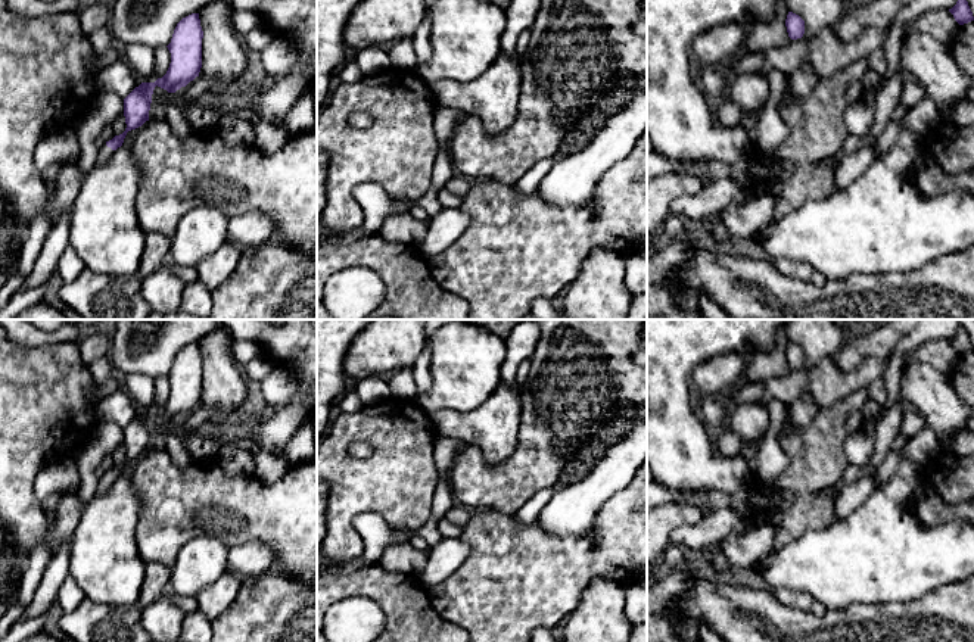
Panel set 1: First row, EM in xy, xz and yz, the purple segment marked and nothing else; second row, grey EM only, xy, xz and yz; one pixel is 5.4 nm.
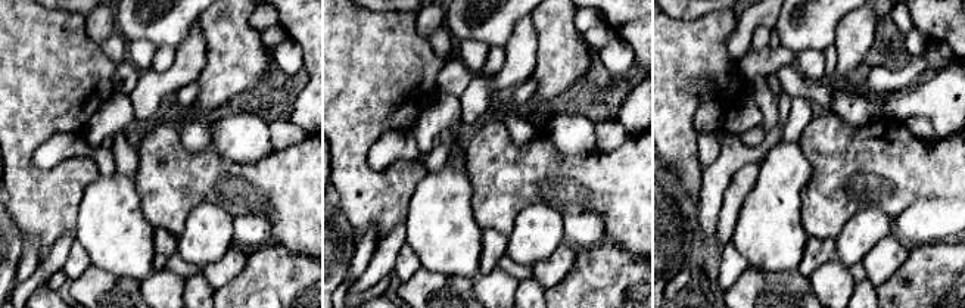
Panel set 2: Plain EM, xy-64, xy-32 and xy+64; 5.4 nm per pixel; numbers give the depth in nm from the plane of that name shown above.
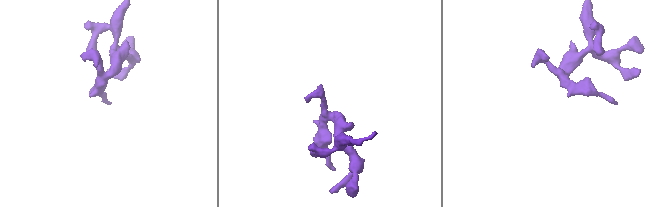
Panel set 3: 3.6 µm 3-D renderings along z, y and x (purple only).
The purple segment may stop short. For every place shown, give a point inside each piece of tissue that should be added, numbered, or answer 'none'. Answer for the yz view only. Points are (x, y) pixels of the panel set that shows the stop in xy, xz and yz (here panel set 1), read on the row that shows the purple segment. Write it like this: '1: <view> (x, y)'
none

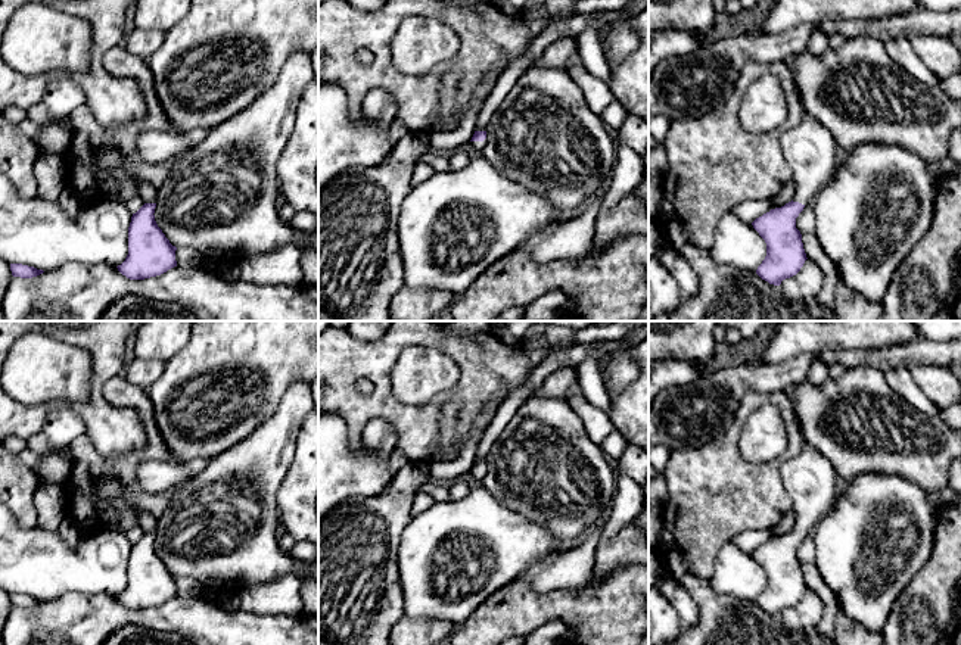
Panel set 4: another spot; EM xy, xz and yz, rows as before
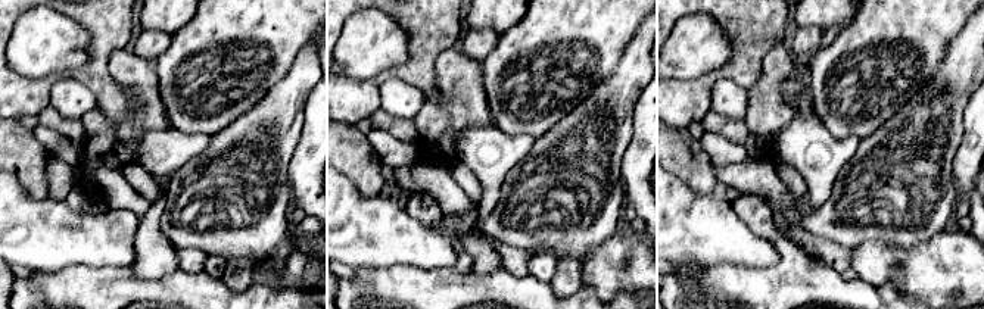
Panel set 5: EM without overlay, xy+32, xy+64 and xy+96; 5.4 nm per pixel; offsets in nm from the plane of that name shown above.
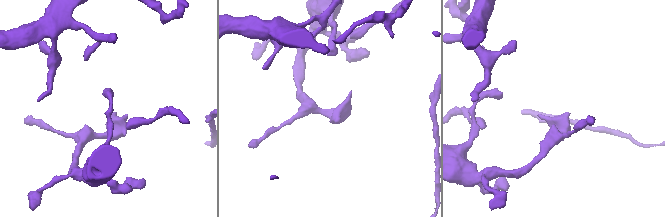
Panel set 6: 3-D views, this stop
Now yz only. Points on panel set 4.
1: yz (809, 149)

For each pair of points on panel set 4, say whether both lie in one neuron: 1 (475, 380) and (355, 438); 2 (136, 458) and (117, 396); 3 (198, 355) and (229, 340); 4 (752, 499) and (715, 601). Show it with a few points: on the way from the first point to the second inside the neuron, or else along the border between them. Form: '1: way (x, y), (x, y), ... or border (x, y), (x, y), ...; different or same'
1: way (442, 398), (426, 414), (376, 411); same
2: way (152, 443), (148, 416), (136, 402); same
3: way (205, 355), (214, 355), (221, 348); same
4: border (708, 580), (687, 573), (678, 582); different

